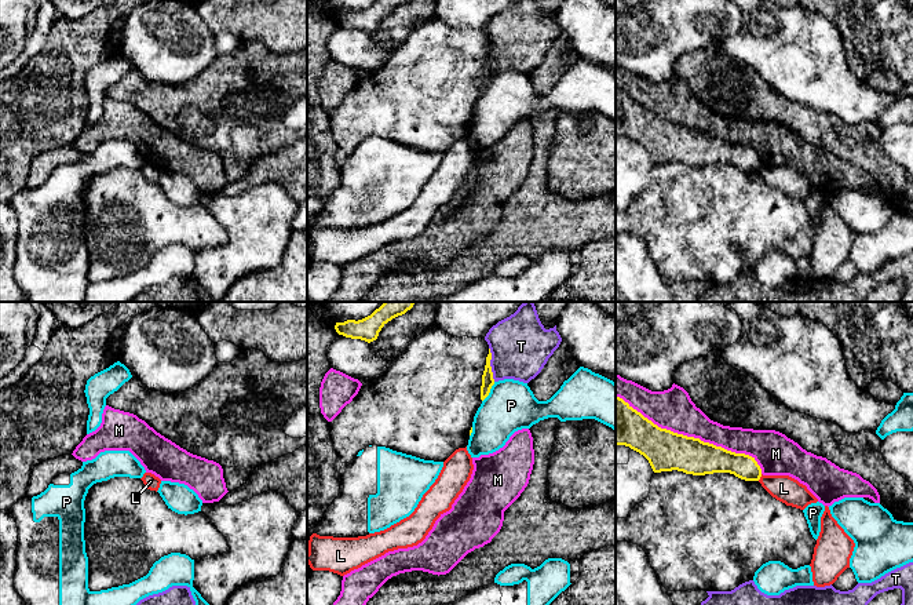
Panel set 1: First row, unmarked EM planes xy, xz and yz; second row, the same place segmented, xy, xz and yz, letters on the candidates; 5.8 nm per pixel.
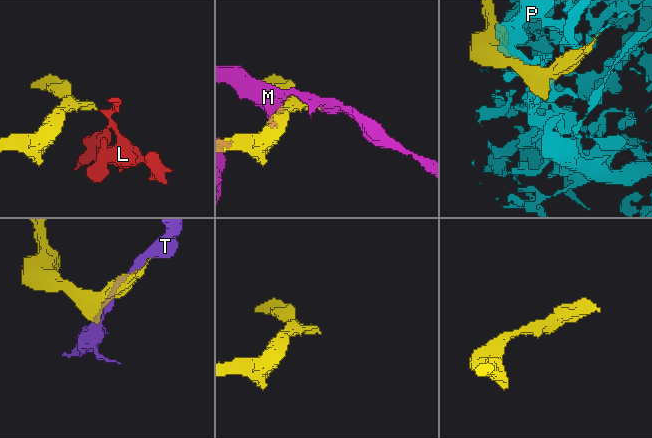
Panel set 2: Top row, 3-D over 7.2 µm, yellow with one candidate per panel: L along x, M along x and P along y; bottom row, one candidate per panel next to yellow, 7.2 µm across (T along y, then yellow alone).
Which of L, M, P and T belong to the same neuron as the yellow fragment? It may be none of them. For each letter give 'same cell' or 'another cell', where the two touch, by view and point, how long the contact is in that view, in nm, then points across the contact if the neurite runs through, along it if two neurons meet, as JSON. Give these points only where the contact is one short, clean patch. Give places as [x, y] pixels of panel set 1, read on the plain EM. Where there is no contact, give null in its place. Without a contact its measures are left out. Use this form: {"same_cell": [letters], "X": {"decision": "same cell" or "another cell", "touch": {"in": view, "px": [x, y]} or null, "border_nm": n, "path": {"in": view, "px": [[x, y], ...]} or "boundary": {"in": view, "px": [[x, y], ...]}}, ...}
{"same_cell": [], "L": {"decision": "another cell", "touch": {"in": "yz", "px": [760, 167]}, "border_nm": 50, "boundary": {"in": "yz", "px": [[762, 166], [758, 171]]}}, "M": {"decision": "another cell", "touch": {"in": "yz", "px": [691, 128]}, "border_nm": 950}, "P": {"decision": "another cell", "touch": {"in": "xz", "px": [489, 83]}, "border_nm": 140}, "T": {"decision": "another cell", "touch": {"in": "xz", "px": [489, 55]}, "border_nm": 200}}

